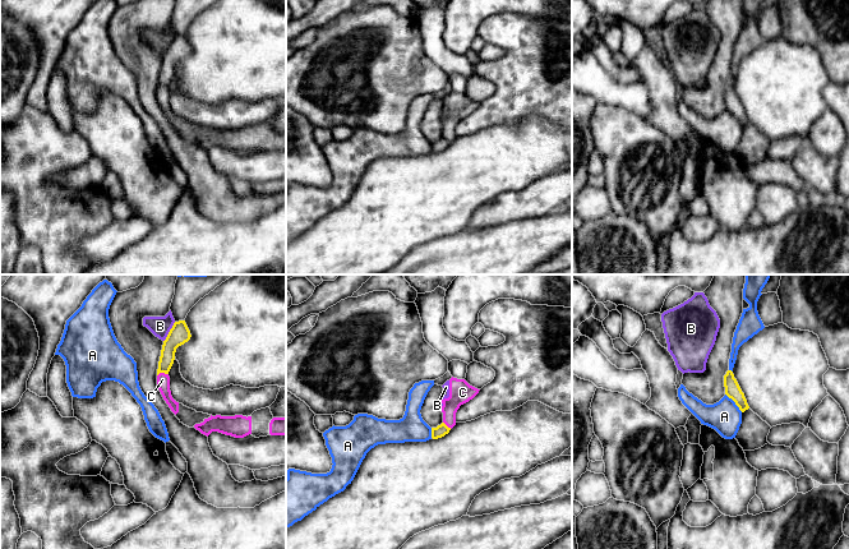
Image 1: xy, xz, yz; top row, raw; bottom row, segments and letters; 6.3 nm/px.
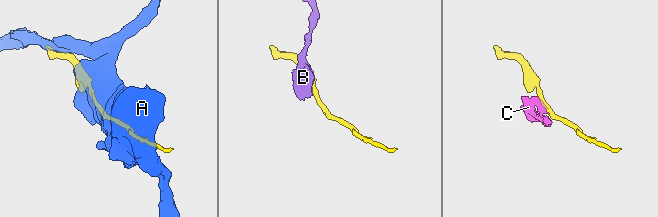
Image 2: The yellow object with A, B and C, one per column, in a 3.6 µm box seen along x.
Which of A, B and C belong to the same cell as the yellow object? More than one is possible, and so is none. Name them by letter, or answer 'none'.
none

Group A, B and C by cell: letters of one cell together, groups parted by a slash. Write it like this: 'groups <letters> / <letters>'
groups A / B C

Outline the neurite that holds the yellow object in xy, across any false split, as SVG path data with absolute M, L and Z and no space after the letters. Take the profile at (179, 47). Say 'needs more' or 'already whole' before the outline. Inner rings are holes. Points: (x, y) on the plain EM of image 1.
already whole; M179 34L174 37L162 59L157 89L160 87L169 88L175 74L176 63L188 56L190 51L192 49L185 34Z

